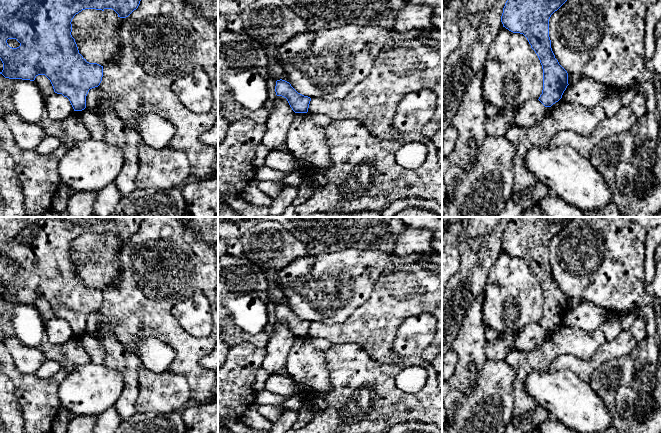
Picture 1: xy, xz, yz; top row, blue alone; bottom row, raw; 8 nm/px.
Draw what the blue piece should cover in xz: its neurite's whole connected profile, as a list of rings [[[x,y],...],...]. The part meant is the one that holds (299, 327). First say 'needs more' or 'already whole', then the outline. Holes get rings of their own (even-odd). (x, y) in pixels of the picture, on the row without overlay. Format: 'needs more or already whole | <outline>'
already whole | [[[277,304],[275,310],[277,320],[287,323],[290,331],[295,337],[307,337],[311,322],[298,317],[289,306]]]

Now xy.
already whole | [[[0,217],[0,283],[3,287],[3,294],[0,296],[5,302],[22,303],[34,305],[38,299],[45,299],[51,306],[54,316],[67,321],[74,335],[82,335],[86,332],[86,320],[90,313],[98,311],[103,301],[103,290],[97,287],[89,287],[79,277],[75,263],[72,261],[72,243],[76,238],[85,233],[102,234],[112,233],[120,242],[128,241],[140,228],[140,225],[145,217]],[[8,263],[16,263],[20,270],[12,272],[8,269]]]

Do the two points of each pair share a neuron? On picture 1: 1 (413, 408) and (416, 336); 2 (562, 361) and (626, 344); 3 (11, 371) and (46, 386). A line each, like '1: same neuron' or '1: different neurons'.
1: same neuron
2: same neuron
3: same neuron

